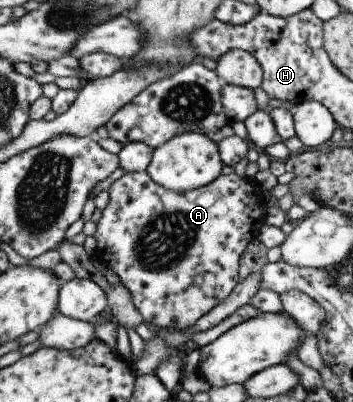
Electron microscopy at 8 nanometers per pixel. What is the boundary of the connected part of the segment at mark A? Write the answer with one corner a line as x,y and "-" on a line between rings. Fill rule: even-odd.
139,171
125,173
109,186
108,202
102,208
101,216
96,222
96,229
92,236
96,242
97,255
105,262
109,270
117,276
119,283
129,291
133,306
143,317
143,322
149,327
157,331
166,332
174,330
181,332
191,331
199,319
203,318
204,314
207,314
211,309
218,307
240,281
238,277
239,257
247,244
257,238
258,230
264,222
265,210
267,208
264,191
251,181
253,180
246,177
240,178
234,173
228,175
220,174
204,187
186,191
185,193
176,193
154,183
146,171

